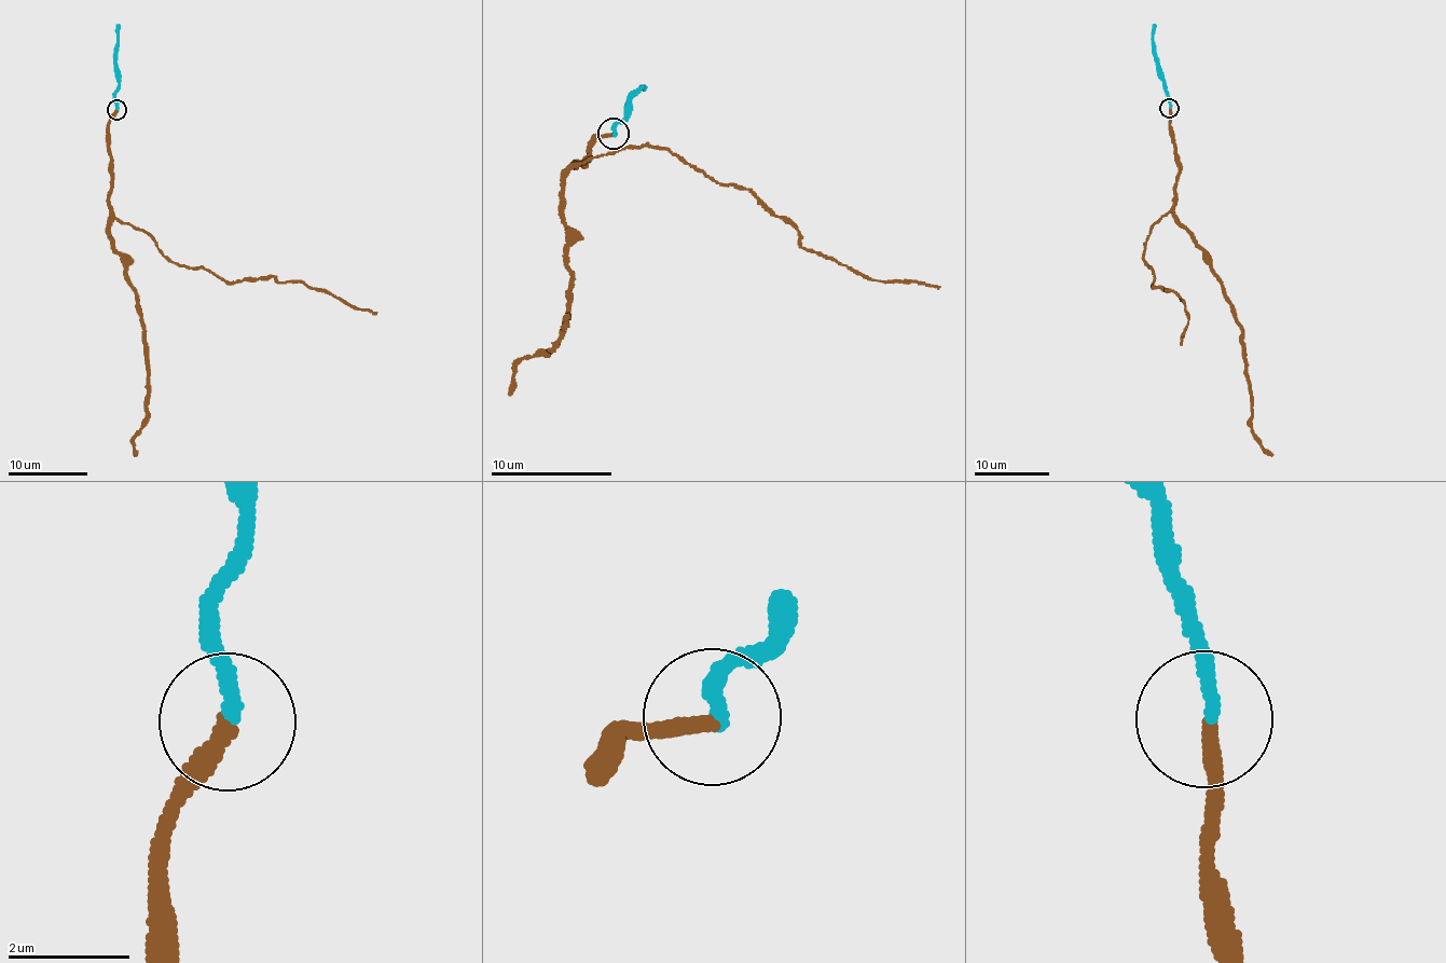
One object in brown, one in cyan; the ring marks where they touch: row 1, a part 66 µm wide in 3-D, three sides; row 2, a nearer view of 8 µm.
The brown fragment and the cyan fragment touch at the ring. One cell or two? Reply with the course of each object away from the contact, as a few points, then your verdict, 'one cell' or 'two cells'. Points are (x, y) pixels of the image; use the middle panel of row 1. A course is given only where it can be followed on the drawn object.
course brown (613, 134), (573, 165), (627, 149), (684, 156), (751, 190), (802, 246), (868, 278), (940, 286); course cyan (613, 134), (628, 117), (642, 85), (646, 91); one cell

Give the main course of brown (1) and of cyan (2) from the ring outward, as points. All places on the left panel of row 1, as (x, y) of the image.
1: (116, 110), (108, 125), (109, 208), (165, 257), (237, 283), (293, 280), (377, 313)
2: (116, 110), (120, 25)

